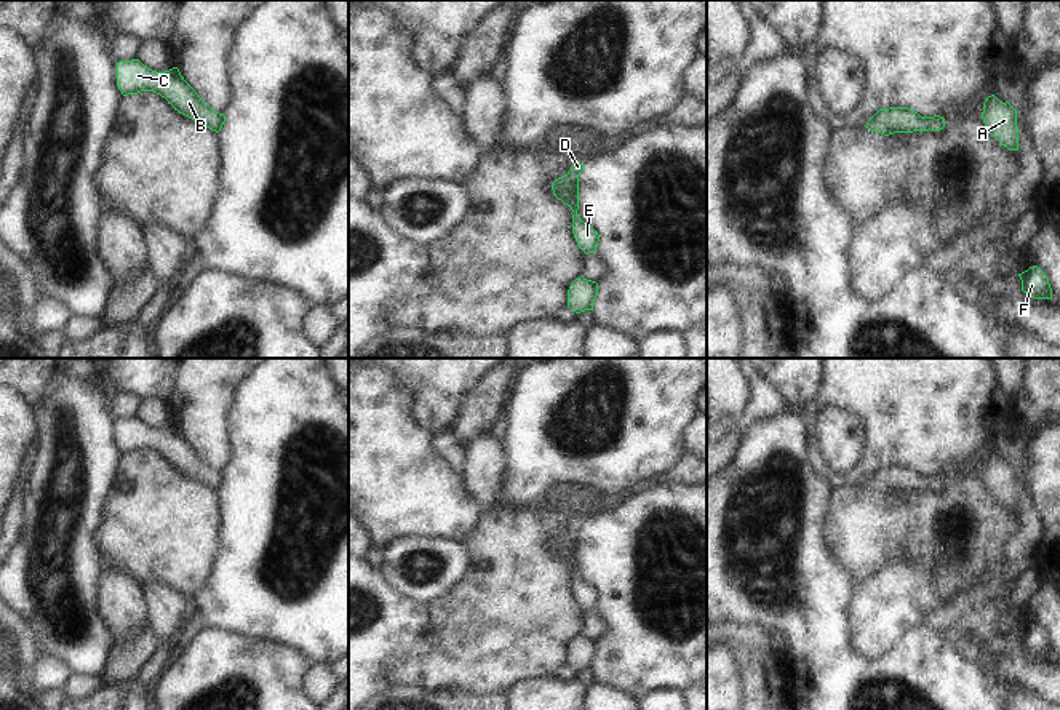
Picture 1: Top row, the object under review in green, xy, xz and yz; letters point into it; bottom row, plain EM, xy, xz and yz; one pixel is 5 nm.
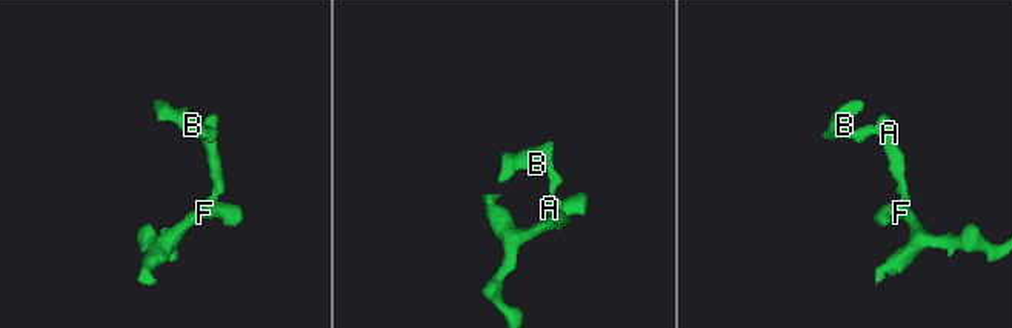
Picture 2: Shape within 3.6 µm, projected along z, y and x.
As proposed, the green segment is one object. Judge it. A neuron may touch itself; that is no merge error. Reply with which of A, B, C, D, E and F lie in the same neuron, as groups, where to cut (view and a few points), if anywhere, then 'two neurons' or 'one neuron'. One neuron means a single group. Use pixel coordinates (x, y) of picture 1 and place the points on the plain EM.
A B C D E F | no cut | one neuron

